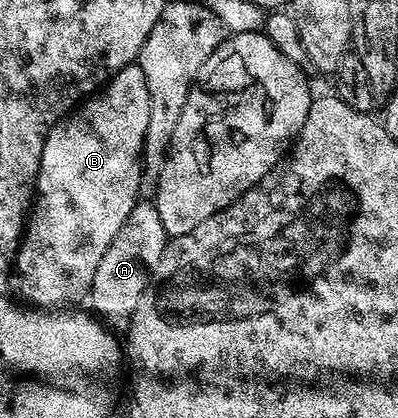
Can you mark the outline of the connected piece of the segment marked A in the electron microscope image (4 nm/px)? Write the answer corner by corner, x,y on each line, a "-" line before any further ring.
140,200
135,203
133,212
121,224
121,232
113,236
113,244
101,256
101,264
97,264
97,273
93,276
89,295
90,309
104,323
109,324
115,332
126,331
133,312
140,302
145,288
149,284
152,272
157,268
157,260
161,260
161,252
165,252
169,235
165,232
165,224
161,224
161,216
157,212
154,201

